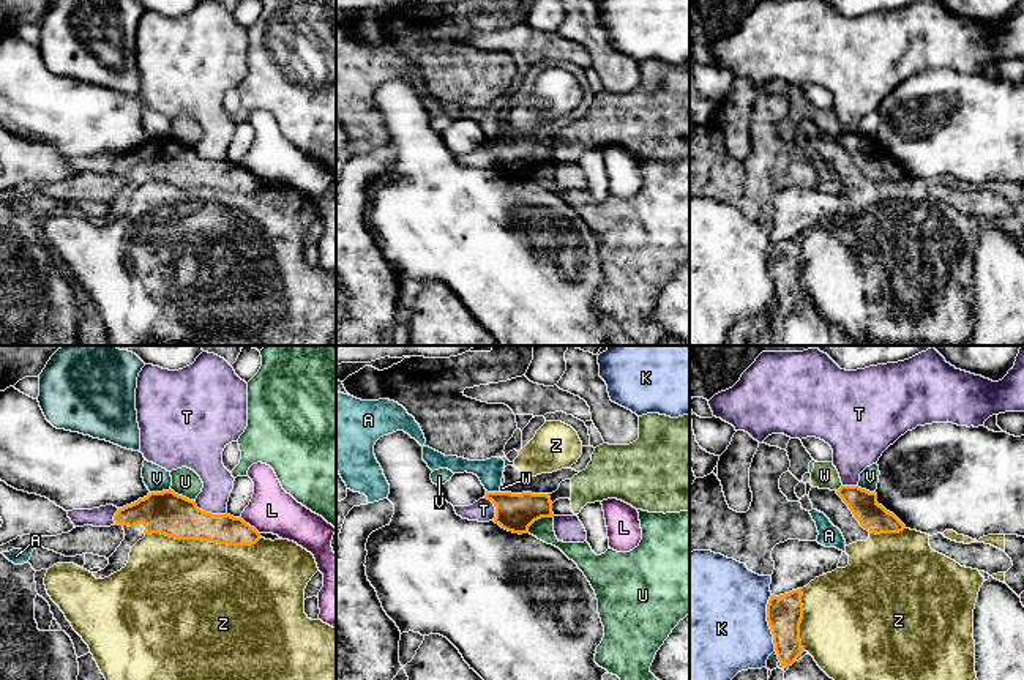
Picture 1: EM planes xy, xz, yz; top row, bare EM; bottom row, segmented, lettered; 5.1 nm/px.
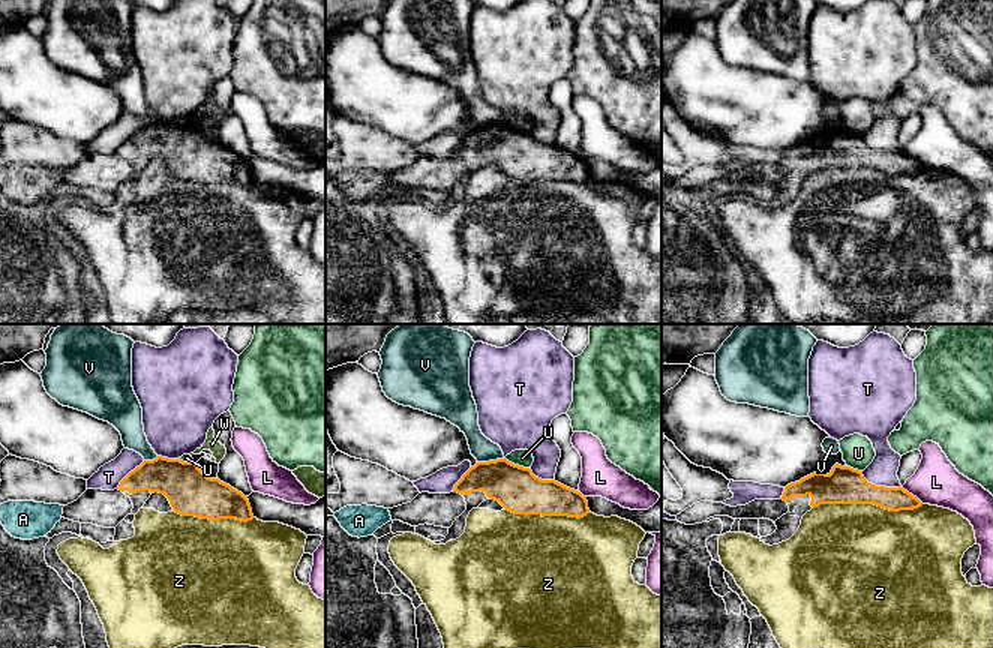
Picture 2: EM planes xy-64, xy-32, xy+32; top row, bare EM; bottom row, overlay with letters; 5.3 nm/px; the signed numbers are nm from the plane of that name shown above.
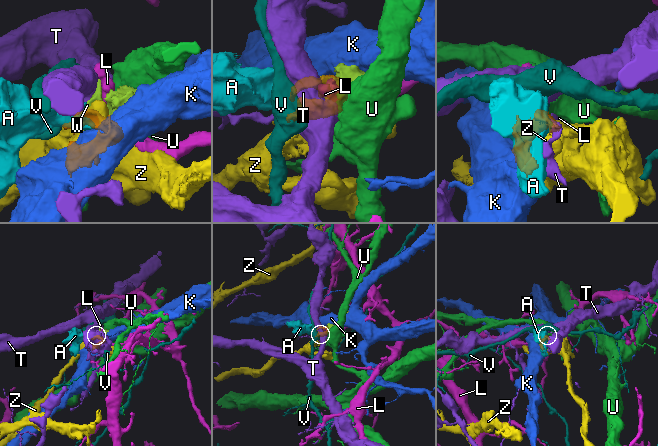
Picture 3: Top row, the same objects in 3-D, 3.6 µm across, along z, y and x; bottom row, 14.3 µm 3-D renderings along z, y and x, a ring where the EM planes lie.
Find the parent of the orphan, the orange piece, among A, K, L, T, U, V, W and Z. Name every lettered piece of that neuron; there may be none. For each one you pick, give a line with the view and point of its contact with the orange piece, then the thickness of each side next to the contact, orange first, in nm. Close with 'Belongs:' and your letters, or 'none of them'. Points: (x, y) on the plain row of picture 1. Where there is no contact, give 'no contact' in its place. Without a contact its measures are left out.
Belongs: none of them

